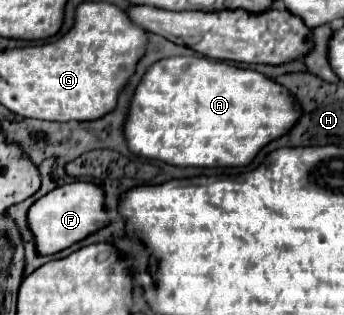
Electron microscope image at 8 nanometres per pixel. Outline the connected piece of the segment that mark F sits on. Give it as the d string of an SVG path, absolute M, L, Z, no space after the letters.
M75 181L41 197L27 213L29 229L35 235L37 251L41 255L53 255L77 241L83 241L91 233L107 227L113 221L113 215L107 211L105 191L91 181Z

